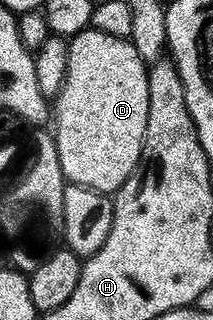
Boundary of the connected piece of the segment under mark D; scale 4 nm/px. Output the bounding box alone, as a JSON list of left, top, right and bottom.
[52,29,148,193]

